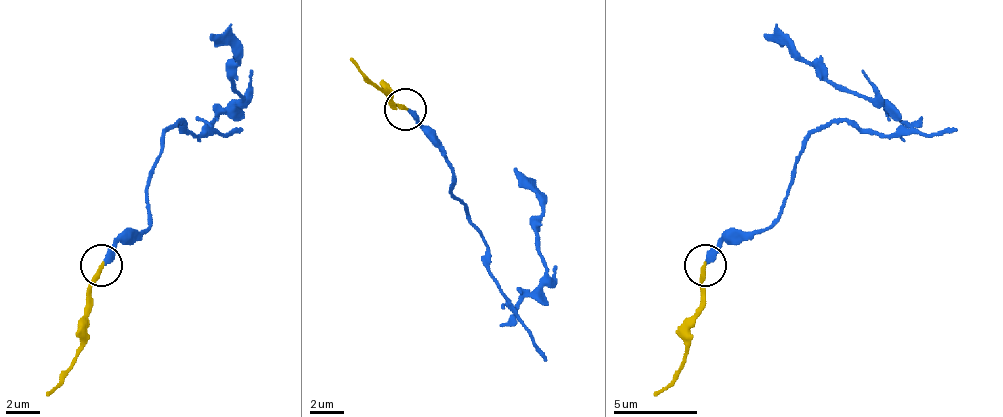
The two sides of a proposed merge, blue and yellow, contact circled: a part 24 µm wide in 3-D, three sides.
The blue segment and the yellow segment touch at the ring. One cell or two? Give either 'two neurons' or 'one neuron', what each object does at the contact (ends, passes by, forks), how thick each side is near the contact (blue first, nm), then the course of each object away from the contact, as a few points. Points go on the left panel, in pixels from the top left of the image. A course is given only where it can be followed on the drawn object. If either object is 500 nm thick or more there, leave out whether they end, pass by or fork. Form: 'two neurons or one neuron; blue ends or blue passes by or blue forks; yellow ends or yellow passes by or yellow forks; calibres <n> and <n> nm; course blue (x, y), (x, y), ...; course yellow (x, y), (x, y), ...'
two neurons; blue ends; yellow ends; calibres 320 and 240 nm; course blue (102, 264), (148, 226), (148, 172), (169, 130), (182, 121), (195, 134), (241, 96), (237, 54), (212, 33); course yellow (102, 264), (90, 289), (81, 352), (48, 394)

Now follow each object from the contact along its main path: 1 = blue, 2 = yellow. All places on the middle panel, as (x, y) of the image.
1: (406, 110), (452, 173), (452, 194), (511, 303), (545, 274), (541, 198), (516, 169)
2: (406, 110), (394, 105), (352, 59)

